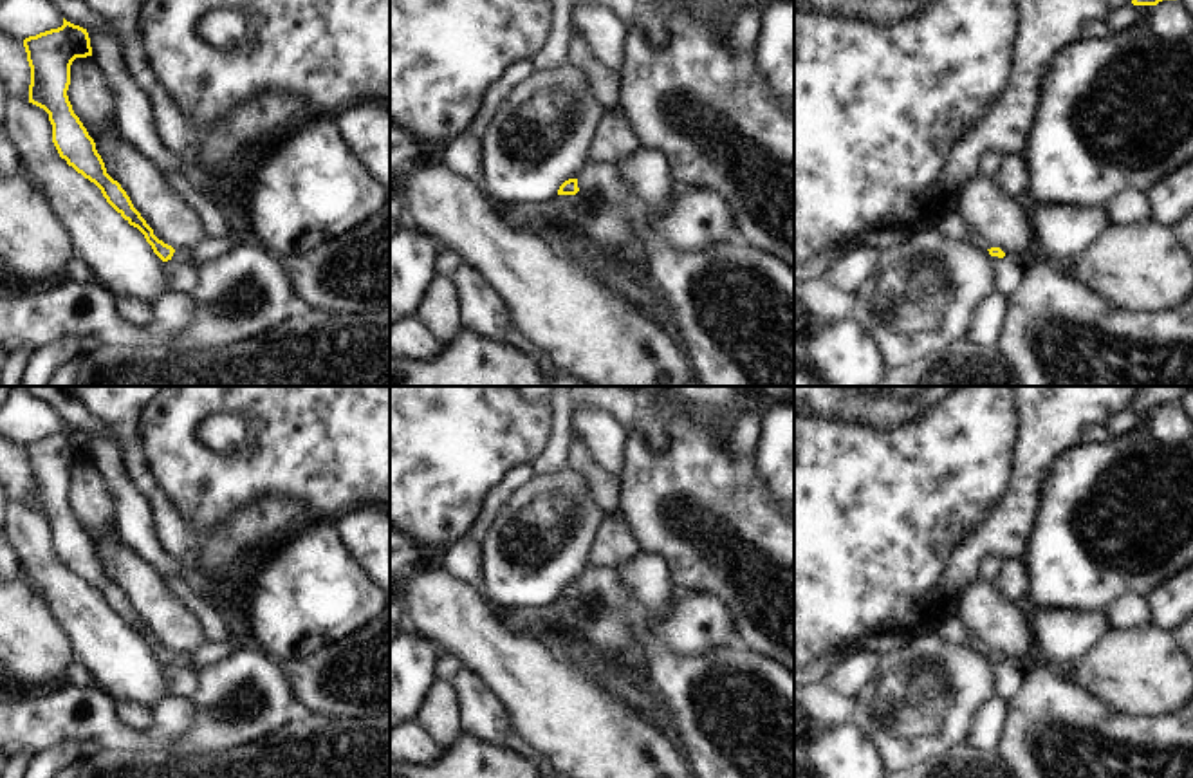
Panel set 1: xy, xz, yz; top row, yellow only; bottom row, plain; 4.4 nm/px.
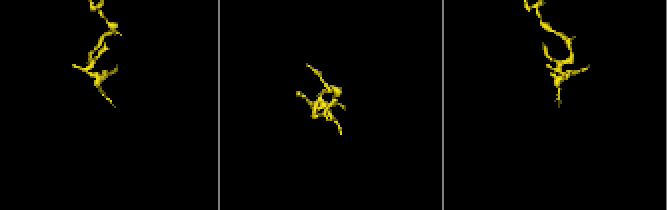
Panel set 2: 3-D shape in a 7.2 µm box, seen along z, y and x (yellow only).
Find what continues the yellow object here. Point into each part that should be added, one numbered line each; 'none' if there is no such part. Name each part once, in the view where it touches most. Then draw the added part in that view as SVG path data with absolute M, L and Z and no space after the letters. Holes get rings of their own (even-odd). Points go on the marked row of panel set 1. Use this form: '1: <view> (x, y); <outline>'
1: xz (733, 304); M588 162L578 188L596 191L621 209L643 244L648 276L659 285L675 316L680 345L698 386L794 386L794 269L740 238L698 253L668 247L646 222L646 206L626 188L614 162Z

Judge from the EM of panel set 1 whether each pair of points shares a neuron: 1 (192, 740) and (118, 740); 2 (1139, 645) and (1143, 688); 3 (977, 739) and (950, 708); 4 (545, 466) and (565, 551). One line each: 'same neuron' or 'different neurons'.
1: different neurons
2: same neuron
3: different neurons
4: different neurons

